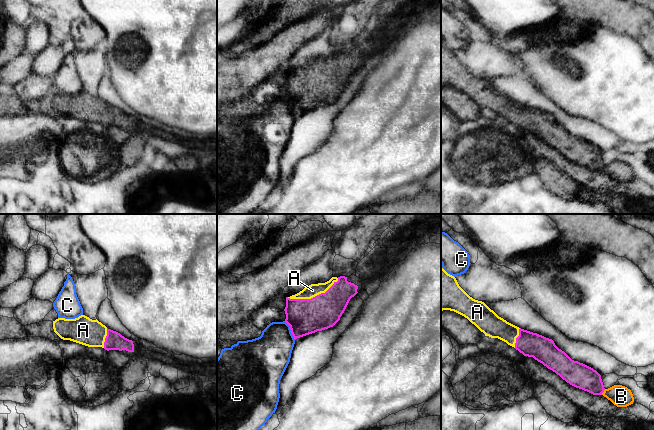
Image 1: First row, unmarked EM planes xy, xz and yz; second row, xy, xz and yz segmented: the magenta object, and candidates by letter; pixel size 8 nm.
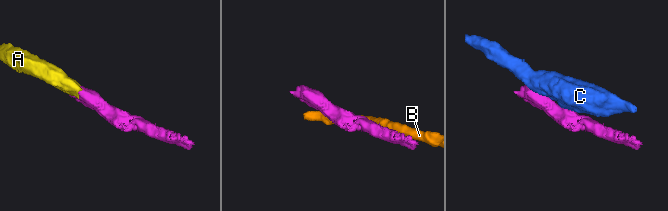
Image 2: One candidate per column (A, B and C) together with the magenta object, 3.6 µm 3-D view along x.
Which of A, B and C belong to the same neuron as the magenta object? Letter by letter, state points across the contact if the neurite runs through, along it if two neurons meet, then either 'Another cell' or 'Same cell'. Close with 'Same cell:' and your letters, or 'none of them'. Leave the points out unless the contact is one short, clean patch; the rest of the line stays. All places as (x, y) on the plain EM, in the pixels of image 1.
A: Same cell
B: Another cell
C: Another cell
Same cell: A

